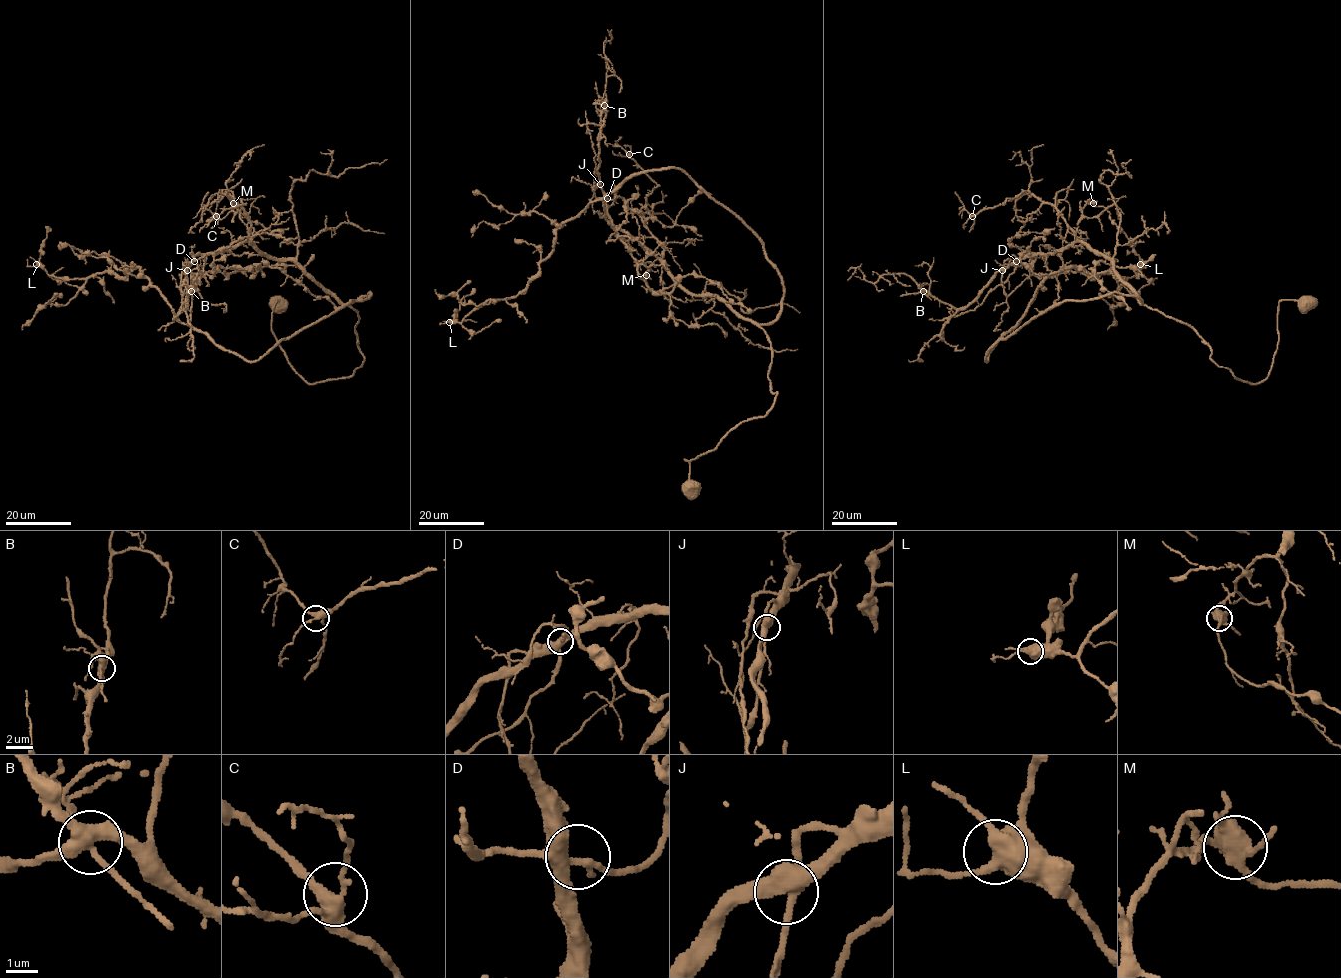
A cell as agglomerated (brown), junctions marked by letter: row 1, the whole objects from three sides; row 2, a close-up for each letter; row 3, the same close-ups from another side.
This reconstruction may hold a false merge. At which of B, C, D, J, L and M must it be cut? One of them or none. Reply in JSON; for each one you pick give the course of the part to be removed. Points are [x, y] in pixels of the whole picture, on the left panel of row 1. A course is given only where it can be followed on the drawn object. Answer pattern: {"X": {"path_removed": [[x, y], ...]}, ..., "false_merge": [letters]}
{"false_merge": []}

